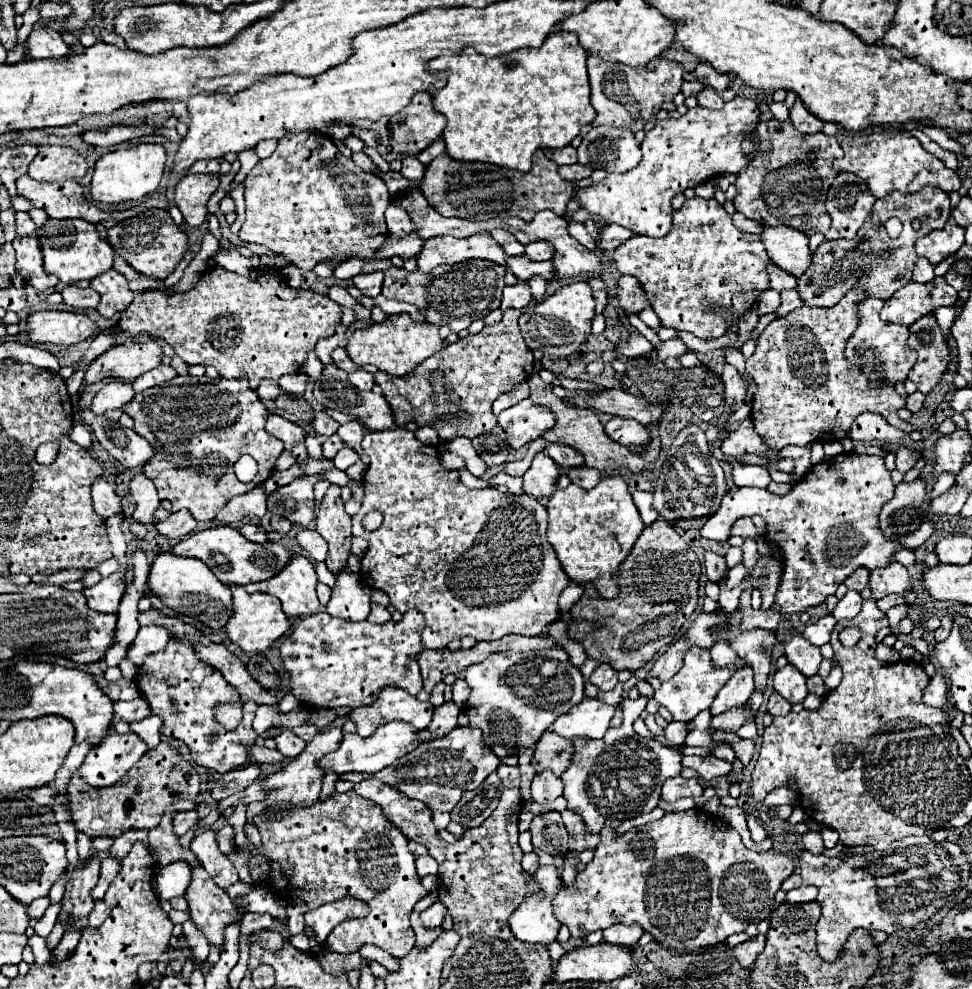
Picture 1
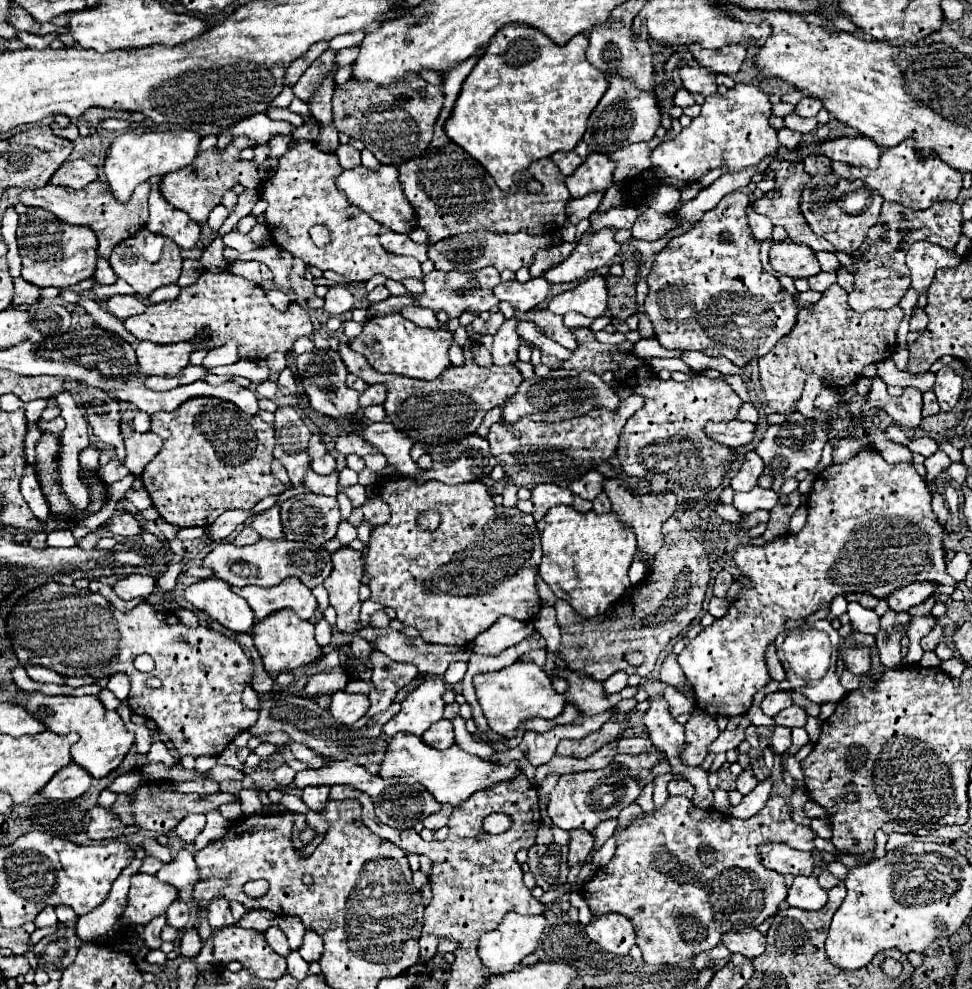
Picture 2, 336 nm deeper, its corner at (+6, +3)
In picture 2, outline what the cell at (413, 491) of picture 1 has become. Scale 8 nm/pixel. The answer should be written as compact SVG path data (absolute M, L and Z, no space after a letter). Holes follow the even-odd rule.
M388 478L376 484L376 494L390 506L392 516L386 524L370 532L370 542L362 556L364 576L370 578L370 600L394 608L396 618L404 626L414 626L424 642L468 646L500 616L516 620L534 620L538 616L542 600L538 596L536 576L542 546L536 520L530 514L520 512L516 506L506 508L494 504L488 488L478 480L448 486L436 480L414 482L414 478ZM428 510L440 514L440 526L432 532L422 530L418 524L418 516Z

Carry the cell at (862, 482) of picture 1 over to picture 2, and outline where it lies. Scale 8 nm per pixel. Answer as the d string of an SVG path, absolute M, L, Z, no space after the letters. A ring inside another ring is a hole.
M862 448L850 462L846 464L832 464L828 468L824 468L816 480L814 480L814 486L808 494L808 522L806 526L794 534L794 536L782 536L782 538L776 538L774 542L770 542L768 546L740 546L736 556L734 556L734 562L738 564L738 568L742 570L744 576L750 576L750 580L754 582L754 588L744 588L738 602L734 600L728 614L724 618L718 618L714 620L712 626L706 626L696 638L692 638L686 648L682 650L682 654L678 654L678 664L680 668L684 670L686 678L690 680L692 688L694 688L694 694L696 694L696 706L712 716L736 716L736 714L746 714L748 708L752 706L752 696L764 688L772 678L766 670L766 662L764 662L764 652L766 652L766 646L770 642L774 642L774 638L784 632L784 620L792 618L792 620L800 620L800 618L806 618L822 608L828 608L830 606L830 600L838 594L846 594L846 592L866 592L866 594L872 594L876 598L886 598L890 592L902 588L902 586L908 586L912 582L940 582L940 584L946 584L946 586L956 586L956 582L946 574L946 560L942 558L942 532L944 532L944 526L938 524L932 508L930 508L930 490L926 486L926 480L914 470L912 464L888 464L880 452L876 452L874 448Z

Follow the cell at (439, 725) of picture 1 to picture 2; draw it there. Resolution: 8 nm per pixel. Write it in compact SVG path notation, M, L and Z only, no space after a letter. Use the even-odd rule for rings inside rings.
M440 720L436 724L432 724L424 734L422 734L422 740L438 750L444 750L448 746L454 744L454 728L452 728L452 722L450 720Z

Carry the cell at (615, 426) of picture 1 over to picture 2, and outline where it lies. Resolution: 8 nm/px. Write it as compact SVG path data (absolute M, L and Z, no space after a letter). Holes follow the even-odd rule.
M574 328L574 336L580 344L578 350L574 350L574 354L562 364L564 368L582 372L586 370L594 370L598 374L612 370L616 380L624 382L626 386L632 388L634 394L642 394L646 398L646 404L632 416L628 418L628 422L624 424L624 430L620 434L620 442L618 442L618 450L616 456L622 464L622 470L628 476L638 476L638 478L646 478L652 484L652 492L674 492L678 496L682 496L684 500L688 498L696 498L696 490L712 490L716 486L720 486L724 472L728 470L728 464L732 462L732 452L730 448L706 438L704 434L704 424L708 420L732 420L738 414L738 408L742 404L742 398L720 378L712 380L708 376L698 376L686 382L676 382L676 380L660 380L658 376L654 376L650 372L648 366L644 366L644 360L636 358L632 352L630 354L618 354L614 344L600 344L598 340L594 340L594 336L590 334L588 328Z

